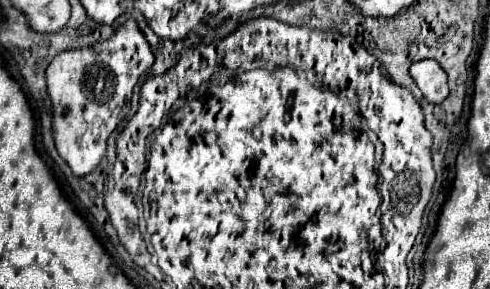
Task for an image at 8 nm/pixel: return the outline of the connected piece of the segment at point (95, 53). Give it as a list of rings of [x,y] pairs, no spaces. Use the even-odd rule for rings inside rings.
[[[130,19],[108,41],[90,49],[62,51],[46,69],[46,87],[54,109],[54,139],[74,175],[92,173],[106,155],[108,137],[124,121],[128,101],[140,77],[154,65],[154,55],[136,21]]]

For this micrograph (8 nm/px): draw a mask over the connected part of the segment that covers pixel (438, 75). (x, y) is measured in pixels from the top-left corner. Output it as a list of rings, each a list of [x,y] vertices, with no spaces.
[[[424,59],[412,63],[410,75],[430,103],[442,103],[448,97],[448,79],[444,69],[438,65],[438,61]]]

